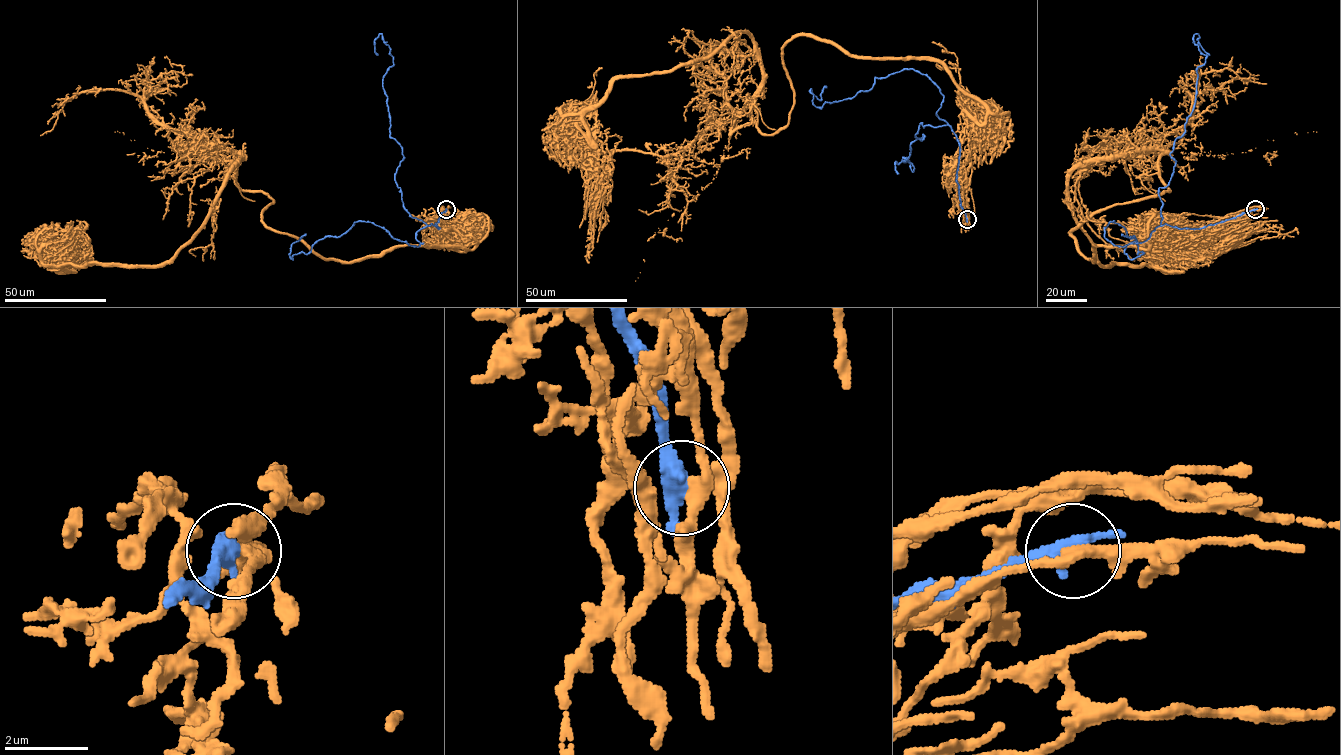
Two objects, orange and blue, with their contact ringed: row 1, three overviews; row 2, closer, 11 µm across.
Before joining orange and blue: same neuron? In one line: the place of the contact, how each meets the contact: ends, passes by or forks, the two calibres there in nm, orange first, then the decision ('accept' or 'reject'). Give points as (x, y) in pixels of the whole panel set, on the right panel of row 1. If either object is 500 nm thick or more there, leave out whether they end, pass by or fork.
at (1255, 209); orange passes by; blue passes by; 280 nm thick on the orange side, 380 nm on the other; reject

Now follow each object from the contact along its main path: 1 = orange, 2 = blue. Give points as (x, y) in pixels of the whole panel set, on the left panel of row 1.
1: (446, 209), (452, 242), (323, 259), (212, 150), (241, 157), (169, 260), (60, 266), (69, 234)
2: (446, 209), (439, 228), (416, 232), (418, 246), (355, 222), (293, 260), (291, 245), (306, 233)

